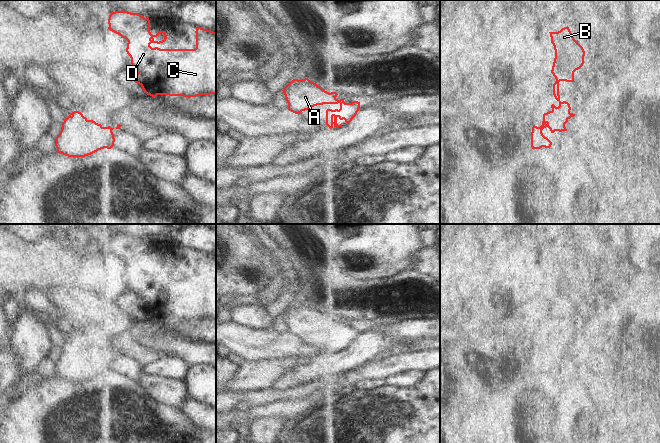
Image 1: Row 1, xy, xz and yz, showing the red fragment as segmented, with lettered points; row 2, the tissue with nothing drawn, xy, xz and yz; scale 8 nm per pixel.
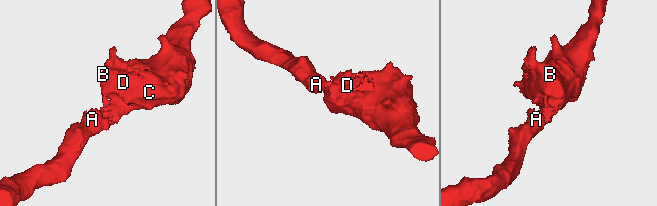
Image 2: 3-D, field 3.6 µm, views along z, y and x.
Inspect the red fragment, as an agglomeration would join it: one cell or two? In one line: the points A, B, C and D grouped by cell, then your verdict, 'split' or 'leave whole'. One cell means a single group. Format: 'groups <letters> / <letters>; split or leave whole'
groups A B C D; leave whole

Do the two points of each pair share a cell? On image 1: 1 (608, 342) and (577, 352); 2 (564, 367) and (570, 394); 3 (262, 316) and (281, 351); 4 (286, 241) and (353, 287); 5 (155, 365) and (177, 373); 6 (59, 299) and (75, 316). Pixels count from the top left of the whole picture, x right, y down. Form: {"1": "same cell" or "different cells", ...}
{"1": "different cells", "2": "different cells", "3": "different cells", "4": "same cell", "5": "same cell", "6": "same cell"}

